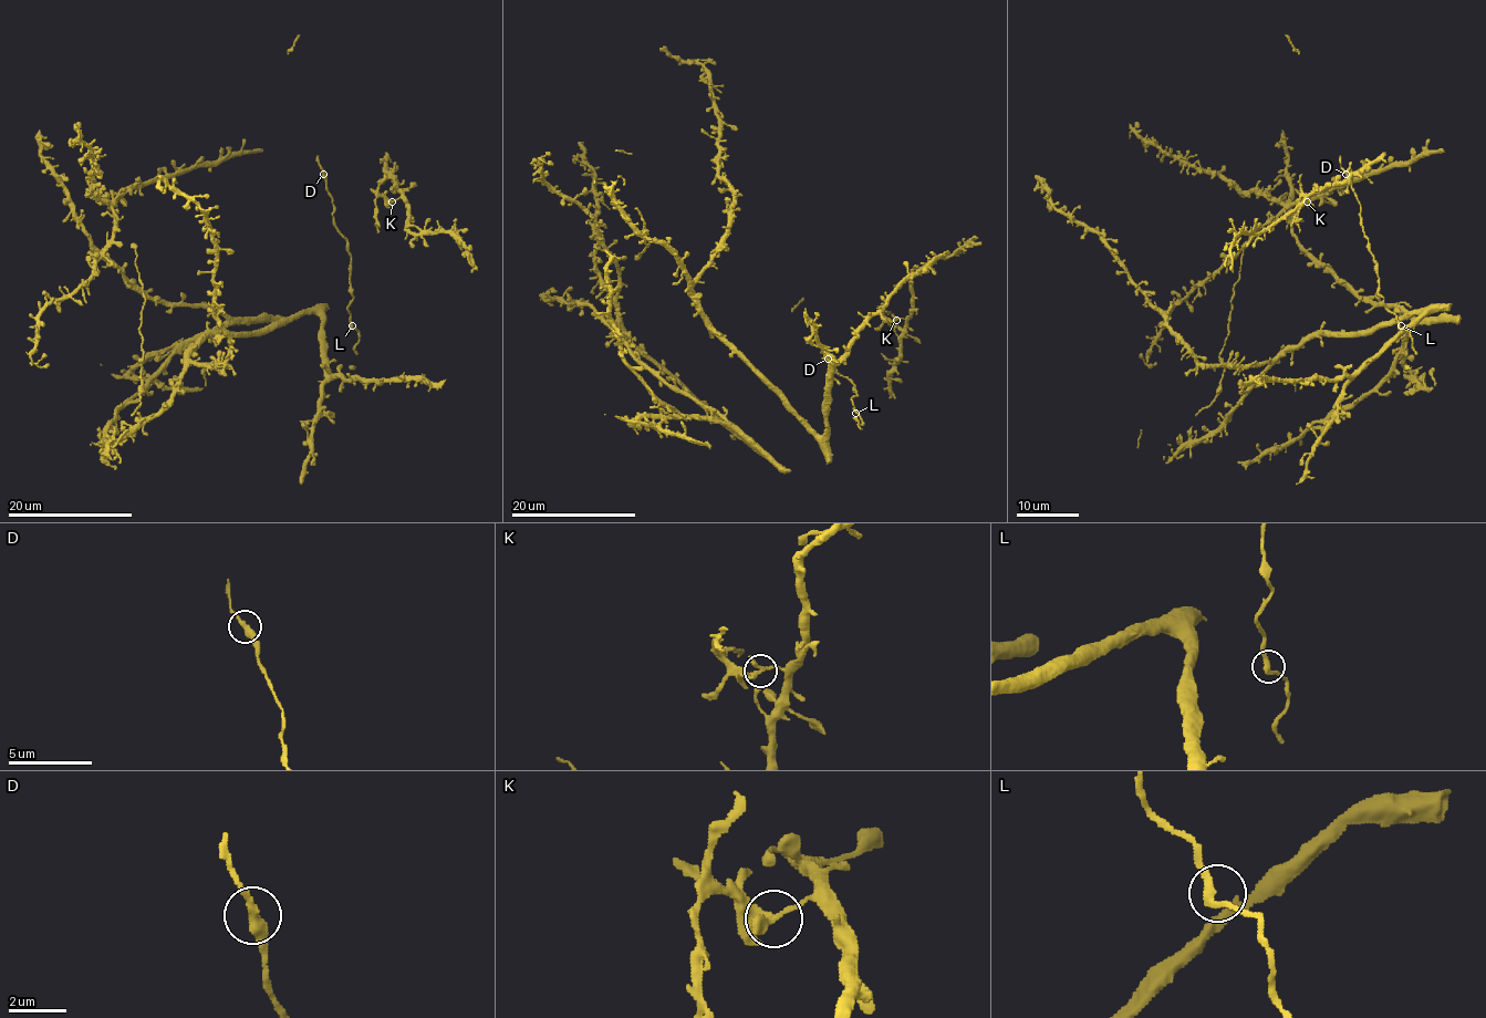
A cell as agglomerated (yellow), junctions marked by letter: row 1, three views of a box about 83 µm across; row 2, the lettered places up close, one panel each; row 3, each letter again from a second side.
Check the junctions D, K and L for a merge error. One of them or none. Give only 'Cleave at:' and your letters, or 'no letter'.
Cleave at: K

